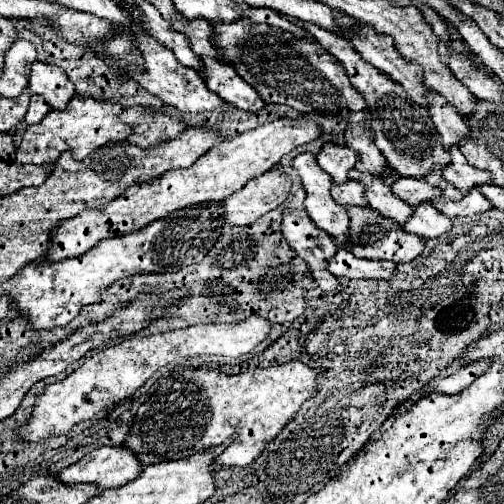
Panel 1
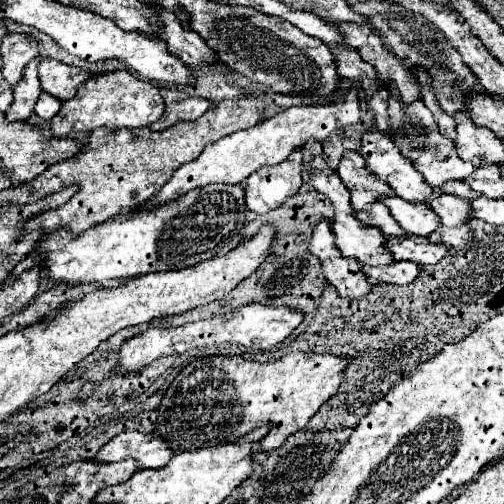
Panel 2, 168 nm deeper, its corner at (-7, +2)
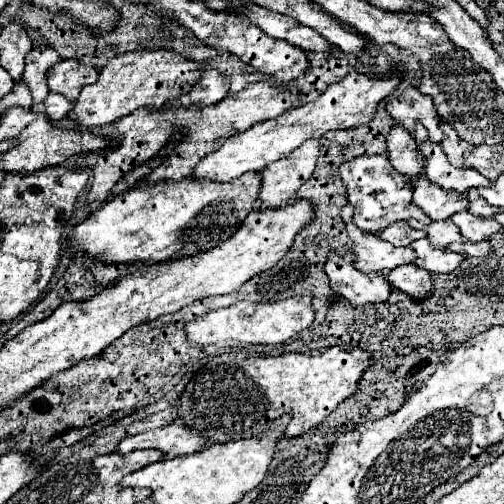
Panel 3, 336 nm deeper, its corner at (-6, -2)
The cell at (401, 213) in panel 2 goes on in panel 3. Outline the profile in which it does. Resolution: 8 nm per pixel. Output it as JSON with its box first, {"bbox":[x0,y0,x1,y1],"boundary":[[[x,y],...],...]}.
{"bbox":[407,219,463,249],"boundary":[[[409,219],[407,221],[409,227],[413,229],[423,229],[427,233],[427,239],[431,245],[439,247],[439,249],[445,249],[449,243],[455,243],[455,241],[463,241],[463,237],[459,235],[459,229],[455,227],[455,223],[451,219],[445,219],[445,221],[431,221],[431,223],[421,223],[417,219]]]}

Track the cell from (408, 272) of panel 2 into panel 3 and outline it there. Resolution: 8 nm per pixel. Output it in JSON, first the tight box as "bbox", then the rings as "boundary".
{"bbox":[381,263,431,299],"boundary":[[[409,263],[409,265],[401,265],[401,267],[395,267],[393,271],[387,271],[387,273],[381,273],[389,285],[393,289],[399,289],[415,299],[423,299],[431,293],[431,273],[429,271],[423,271],[421,267]]]}

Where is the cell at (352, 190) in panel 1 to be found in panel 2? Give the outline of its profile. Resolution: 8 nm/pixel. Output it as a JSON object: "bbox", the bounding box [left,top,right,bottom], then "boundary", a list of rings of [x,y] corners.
{"bbox":[356,201,406,237],"boundary":[[[380,201],[366,205],[364,211],[356,213],[356,219],[362,221],[364,225],[380,229],[388,237],[402,237],[402,235],[406,235],[406,231],[392,219],[388,207],[384,203],[380,203]]]}

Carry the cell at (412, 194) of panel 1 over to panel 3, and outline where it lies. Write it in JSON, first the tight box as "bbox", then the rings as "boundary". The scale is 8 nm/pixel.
{"bbox":[451,211,501,241],"boundary":[[[461,211],[461,213],[453,215],[451,219],[453,219],[453,223],[459,227],[459,233],[461,233],[465,239],[469,239],[469,241],[483,241],[483,239],[487,239],[489,235],[501,231],[499,223],[497,223],[493,217],[489,217],[489,219],[485,219],[485,217],[475,217],[475,215],[471,215],[469,211]]]}

